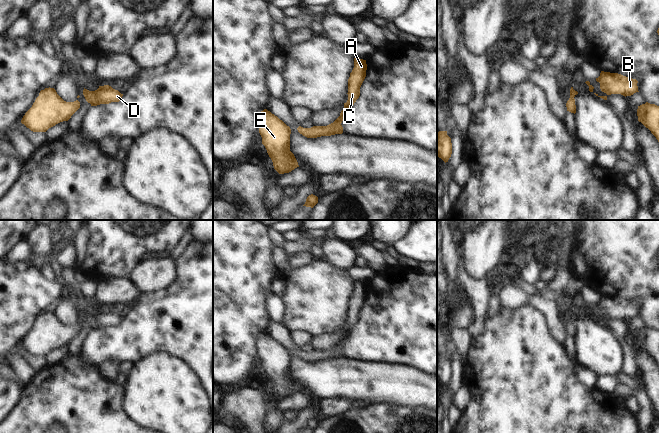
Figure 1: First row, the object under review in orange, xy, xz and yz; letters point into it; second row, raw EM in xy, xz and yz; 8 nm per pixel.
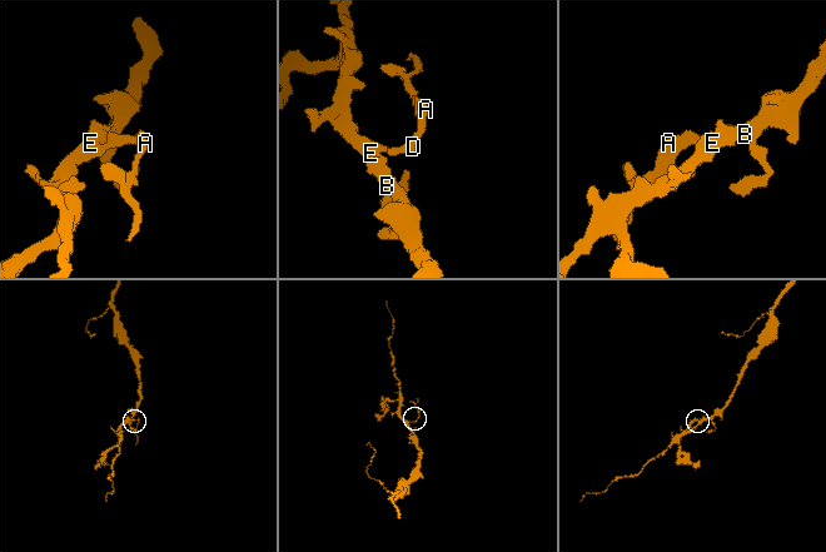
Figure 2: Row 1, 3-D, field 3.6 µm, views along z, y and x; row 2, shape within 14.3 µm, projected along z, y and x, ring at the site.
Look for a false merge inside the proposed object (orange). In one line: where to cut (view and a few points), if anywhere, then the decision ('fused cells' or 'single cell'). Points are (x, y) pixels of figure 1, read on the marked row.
no cut | single cell

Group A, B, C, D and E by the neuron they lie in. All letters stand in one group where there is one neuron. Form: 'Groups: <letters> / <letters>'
Groups: A B C D E.

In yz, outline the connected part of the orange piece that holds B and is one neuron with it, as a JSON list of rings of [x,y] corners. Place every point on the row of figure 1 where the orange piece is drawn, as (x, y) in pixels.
[[[601,71],[600,76],[598,78],[596,78],[596,81],[600,83],[600,89],[601,89],[601,91],[604,92],[604,93],[606,93],[607,95],[606,96],[599,96],[596,93],[594,93],[594,94],[596,96],[604,99],[604,100],[607,100],[607,96],[611,95],[611,94],[621,94],[621,95],[623,95],[623,96],[626,97],[626,96],[631,96],[631,95],[633,95],[636,92],[639,92],[638,91],[638,86],[637,86],[638,81],[636,79],[632,79],[632,78],[623,76],[621,74],[618,74],[618,73],[610,73],[610,72]]]

